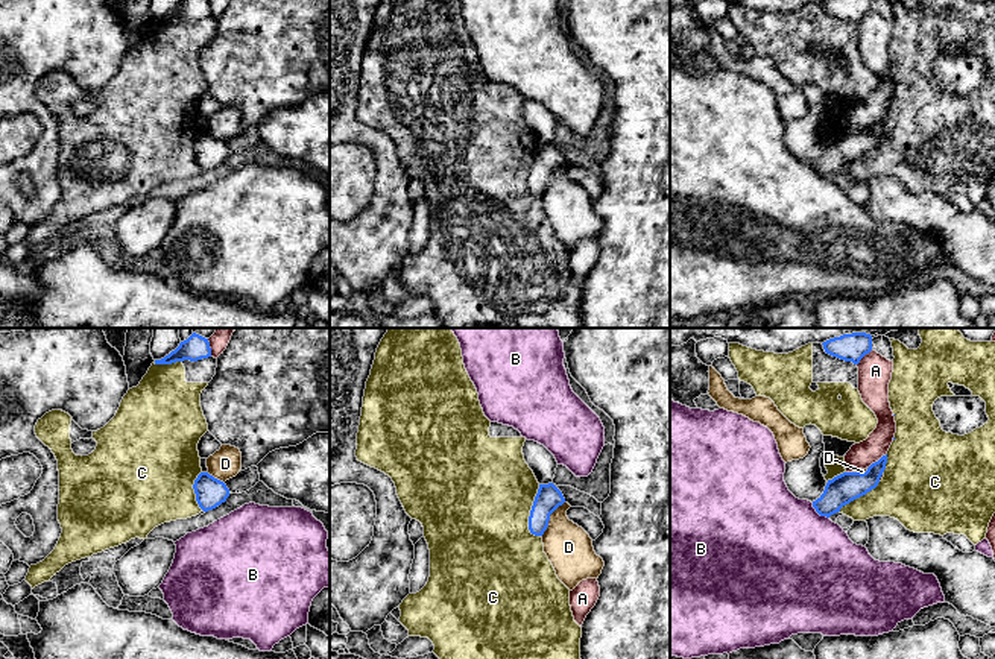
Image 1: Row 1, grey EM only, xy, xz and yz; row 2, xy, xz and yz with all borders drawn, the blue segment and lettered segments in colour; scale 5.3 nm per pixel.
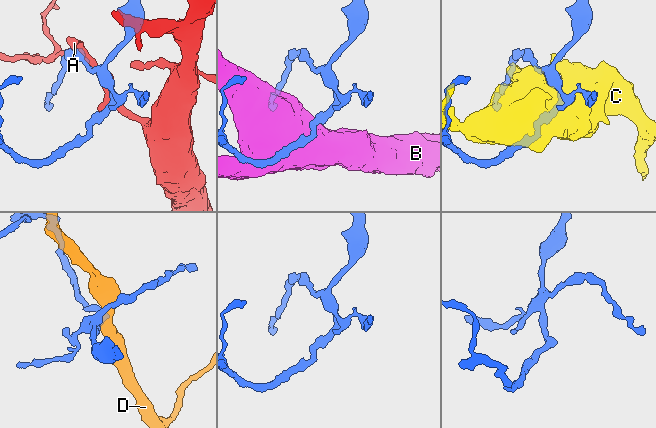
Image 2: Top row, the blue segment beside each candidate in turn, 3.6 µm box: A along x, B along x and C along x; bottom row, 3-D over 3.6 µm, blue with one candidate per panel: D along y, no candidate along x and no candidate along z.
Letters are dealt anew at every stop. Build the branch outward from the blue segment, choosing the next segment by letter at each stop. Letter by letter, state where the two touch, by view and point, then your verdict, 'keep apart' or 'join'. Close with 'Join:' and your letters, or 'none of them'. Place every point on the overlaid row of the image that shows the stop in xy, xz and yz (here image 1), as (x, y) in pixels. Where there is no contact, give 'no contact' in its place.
A: yz (878, 460) | keep apart
B: yz (819, 513) | keep apart
C: xz (530, 510) | keep apart
D: xz (549, 520) | keep apart
Join: none of them

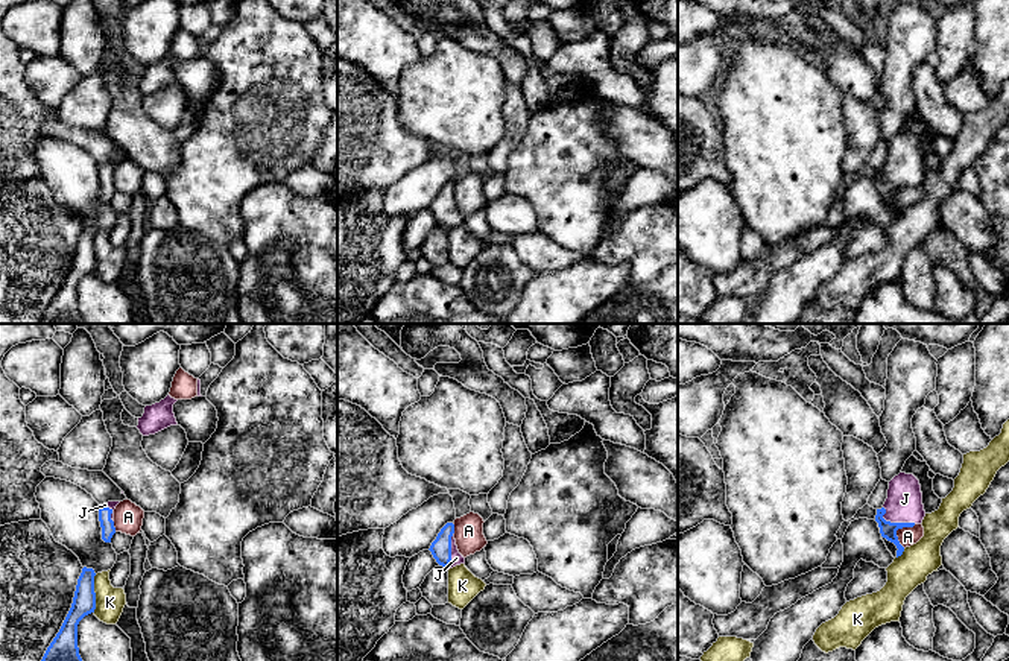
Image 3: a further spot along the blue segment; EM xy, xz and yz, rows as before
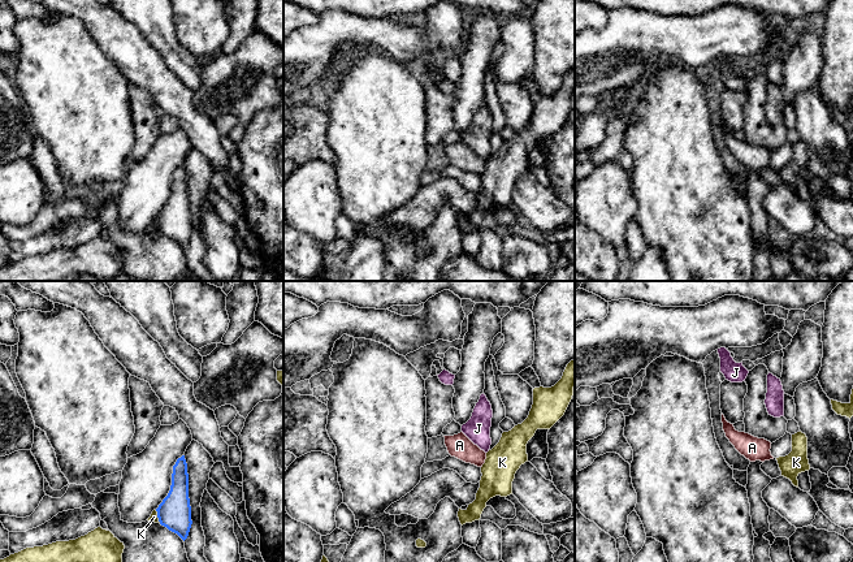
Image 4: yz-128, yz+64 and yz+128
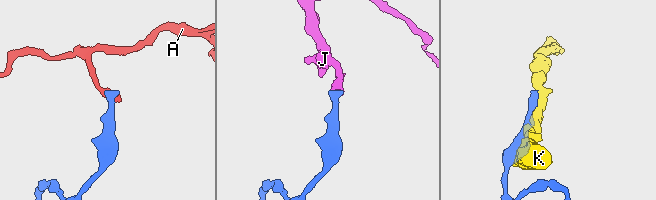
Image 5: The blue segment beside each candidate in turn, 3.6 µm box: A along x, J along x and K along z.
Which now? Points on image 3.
A: yz (897, 529) | keep apart
J: yz (894, 523) | join
K: xy (94, 593) | keep apart
Join: J

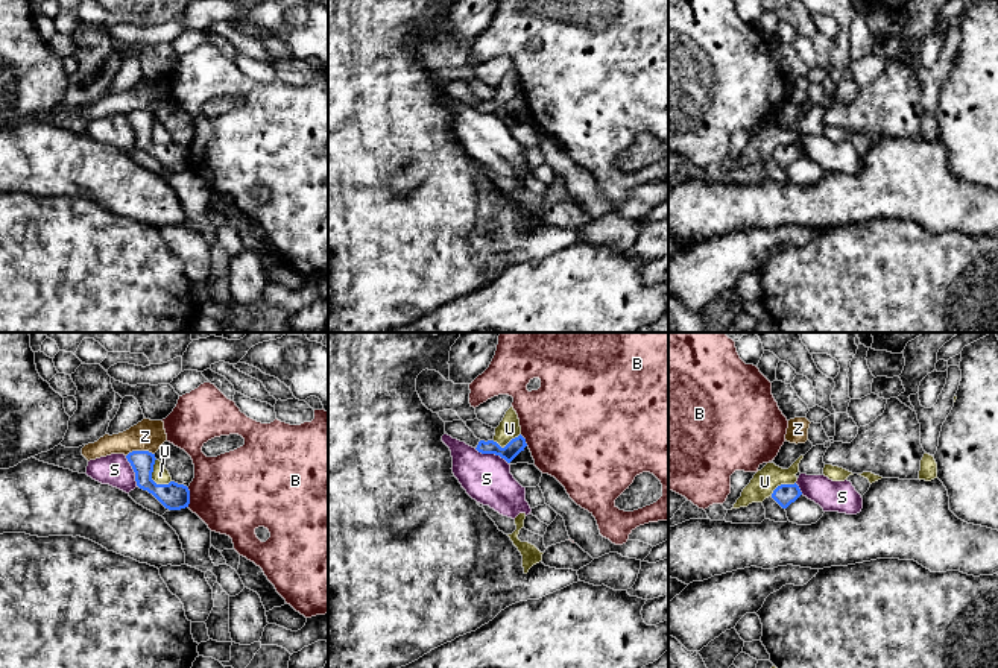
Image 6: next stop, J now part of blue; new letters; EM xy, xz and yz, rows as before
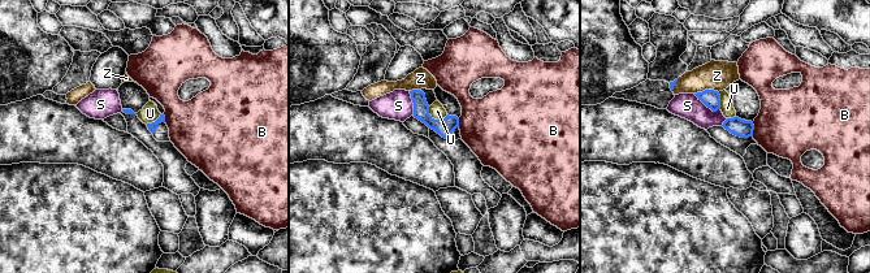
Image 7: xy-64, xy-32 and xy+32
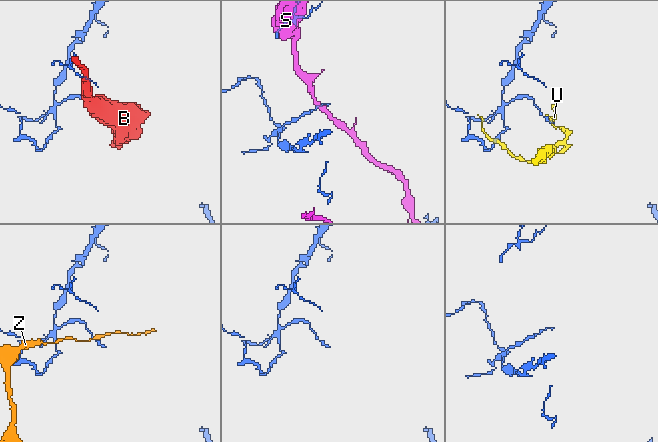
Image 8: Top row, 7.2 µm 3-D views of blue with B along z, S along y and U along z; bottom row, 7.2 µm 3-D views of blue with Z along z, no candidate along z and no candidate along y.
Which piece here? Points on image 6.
B: xy (189, 497) | keep apart
S: xz (491, 453) | keep apart
U: xy (151, 477) | keep apart
Z: xy (140, 451) | keep apart
Join: none of them

